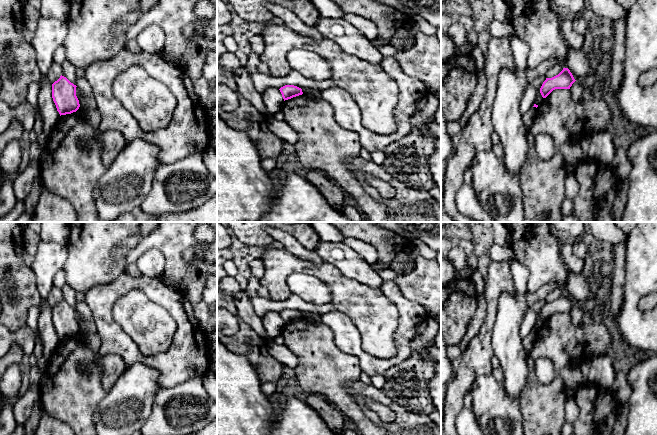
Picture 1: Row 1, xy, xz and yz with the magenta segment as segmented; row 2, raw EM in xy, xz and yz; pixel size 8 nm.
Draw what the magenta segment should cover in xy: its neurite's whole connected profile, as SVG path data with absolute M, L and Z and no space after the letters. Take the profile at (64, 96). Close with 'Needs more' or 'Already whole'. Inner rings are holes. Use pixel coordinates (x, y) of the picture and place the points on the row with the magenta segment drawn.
M62 75L52 84L52 98L60 116L71 114L79 109L76 87Z. Already whole

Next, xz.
M285 85L279 90L284 101L303 94L302 89L294 85Z. Already whole

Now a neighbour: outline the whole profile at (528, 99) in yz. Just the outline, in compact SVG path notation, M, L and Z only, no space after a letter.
M530 81L525 87L523 96L519 104L520 113L523 115L527 113L535 104L536 89L533 87L532 81Z

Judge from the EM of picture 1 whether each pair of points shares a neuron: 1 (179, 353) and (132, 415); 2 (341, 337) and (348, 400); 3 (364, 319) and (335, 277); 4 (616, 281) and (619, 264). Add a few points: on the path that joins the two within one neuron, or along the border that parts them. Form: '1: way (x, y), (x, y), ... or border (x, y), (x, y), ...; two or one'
1: border (143, 363), (157, 371), (158, 382), (161, 385); two
2: border (332, 331), (334, 343), (353, 354), (360, 368); two
3: way (364, 309), (342, 287); one
4: way (619, 277), (619, 268); one

